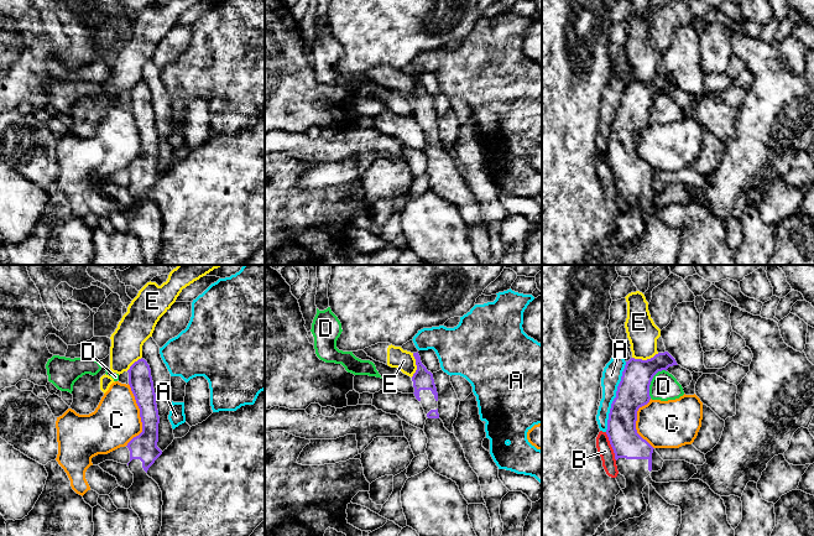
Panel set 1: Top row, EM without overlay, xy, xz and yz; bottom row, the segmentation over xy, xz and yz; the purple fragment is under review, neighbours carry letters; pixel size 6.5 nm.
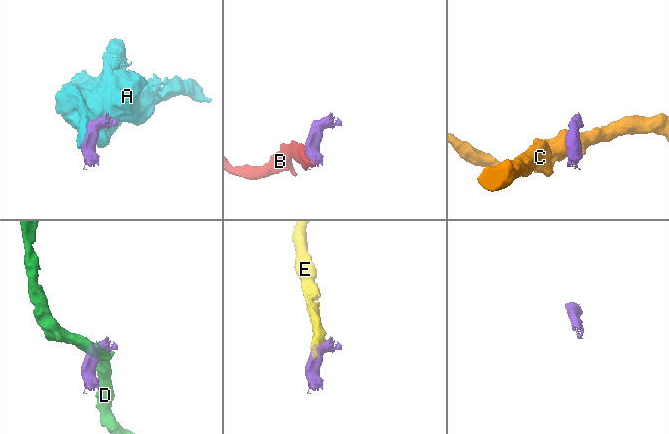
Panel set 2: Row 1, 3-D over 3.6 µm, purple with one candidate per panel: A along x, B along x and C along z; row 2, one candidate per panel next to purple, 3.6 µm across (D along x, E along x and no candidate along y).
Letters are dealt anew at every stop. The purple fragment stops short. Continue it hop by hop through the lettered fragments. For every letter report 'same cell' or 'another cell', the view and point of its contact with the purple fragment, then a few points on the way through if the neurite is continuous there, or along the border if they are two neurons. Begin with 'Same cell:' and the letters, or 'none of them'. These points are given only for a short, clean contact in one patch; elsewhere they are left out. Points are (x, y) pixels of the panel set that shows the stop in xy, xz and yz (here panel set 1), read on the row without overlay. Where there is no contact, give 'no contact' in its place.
Same cell: none of them
A: another cell | yz (616, 119)
B: another cell | yz (611, 168) | along yz (605, 155), (616, 182)
C: another cell | xy (140, 139)
D: another cell | yz (651, 103) | along yz (664, 92), (653, 99), (650, 108), (650, 120)
E: another cell | yz (645, 83) | along yz (658, 76), (646, 82), (632, 81)

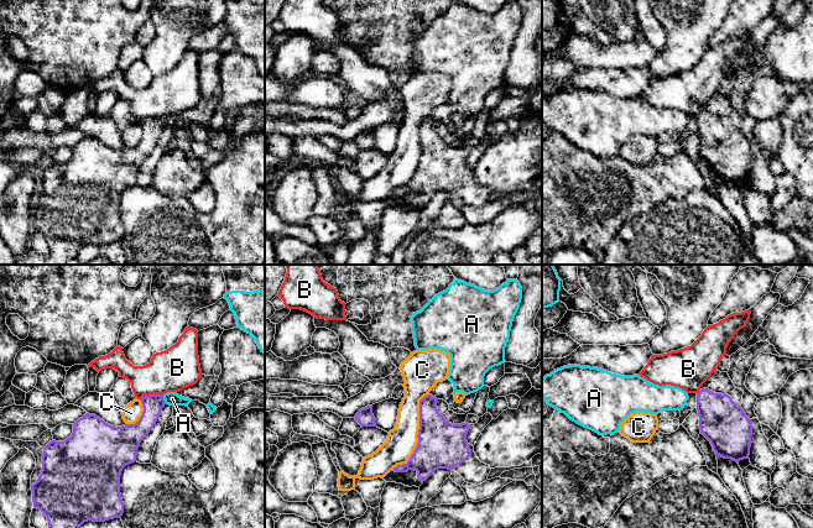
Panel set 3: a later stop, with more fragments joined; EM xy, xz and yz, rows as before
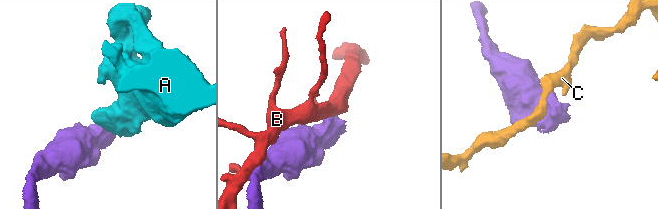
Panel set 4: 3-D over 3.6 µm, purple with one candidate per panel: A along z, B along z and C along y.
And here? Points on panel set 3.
Same cell: none of them
A: another cell | xy (163, 123) | along xy (162, 118), (166, 126)
B: another cell | xy (151, 118)
C: another cell | xz (418, 157)

